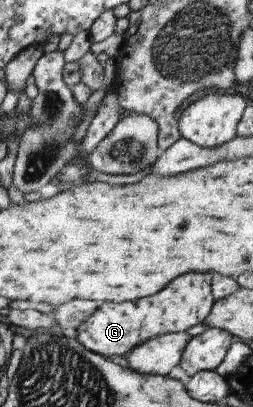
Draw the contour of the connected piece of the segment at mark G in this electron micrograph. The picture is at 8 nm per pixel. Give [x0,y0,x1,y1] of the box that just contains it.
[77,272,215,358]

